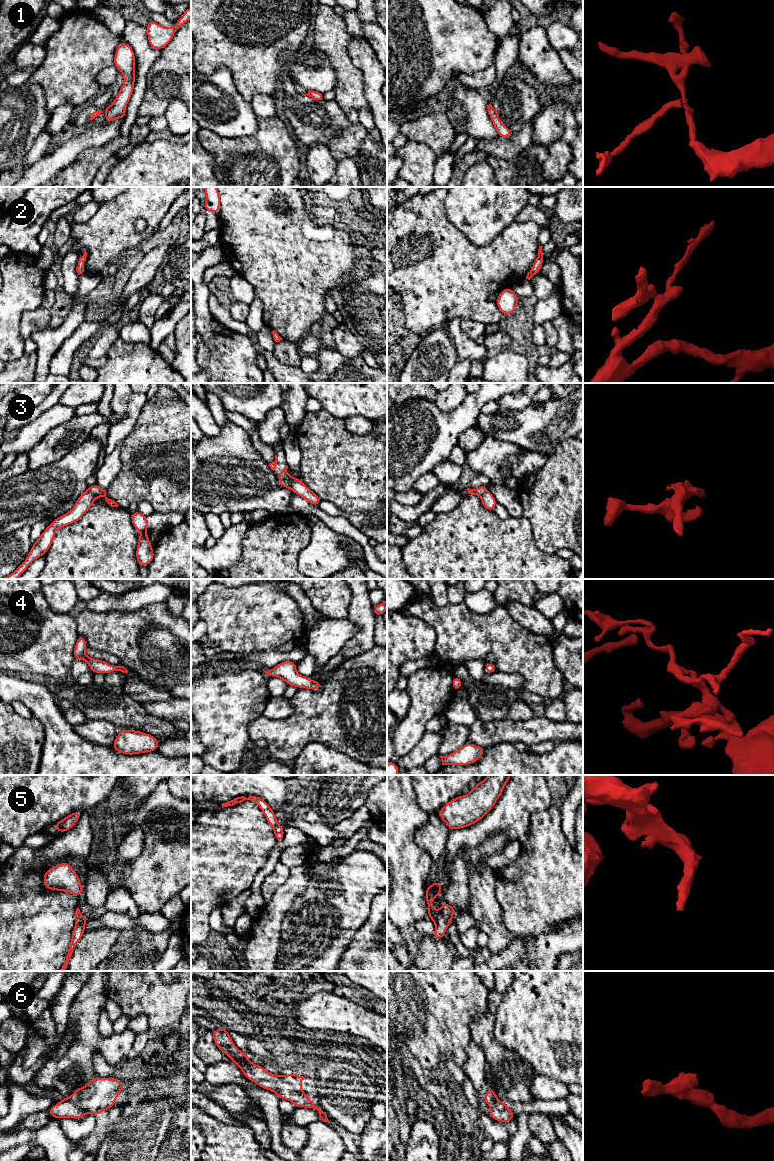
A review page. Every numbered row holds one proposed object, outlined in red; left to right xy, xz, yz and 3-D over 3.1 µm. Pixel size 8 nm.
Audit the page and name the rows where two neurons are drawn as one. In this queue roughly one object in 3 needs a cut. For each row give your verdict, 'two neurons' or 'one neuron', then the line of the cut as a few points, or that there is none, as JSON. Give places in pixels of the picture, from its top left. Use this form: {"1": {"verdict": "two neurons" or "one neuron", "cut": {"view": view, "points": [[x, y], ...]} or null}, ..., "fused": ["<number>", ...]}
{"1": {"verdict": "two neurons", "cut": {"view": "xy", "points": [[110, 107], [107, 112]]}}, "2": {"verdict": "one neuron", "cut": null}, "3": {"verdict": "two neurons", "cut": {"view": "xz", "points": [[279, 476], [284, 478], [290, 487]]}}, "4": {"verdict": "one neuron", "cut": null}, "5": {"verdict": "two neurons", "cut": {"view": "yz", "points": [[439, 912], [435, 922]]}}, "6": {"verdict": "one neuron", "cut": null}, "fused": ["1", "3", "5"]}

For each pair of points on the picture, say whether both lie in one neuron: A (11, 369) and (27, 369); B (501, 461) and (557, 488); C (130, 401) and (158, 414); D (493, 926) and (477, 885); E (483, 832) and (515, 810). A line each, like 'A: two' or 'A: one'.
A: one
B: two
C: two
D: one
E: one

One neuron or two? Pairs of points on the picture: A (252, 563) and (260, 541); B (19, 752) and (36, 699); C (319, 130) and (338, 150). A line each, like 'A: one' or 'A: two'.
A: one
B: two
C: two

